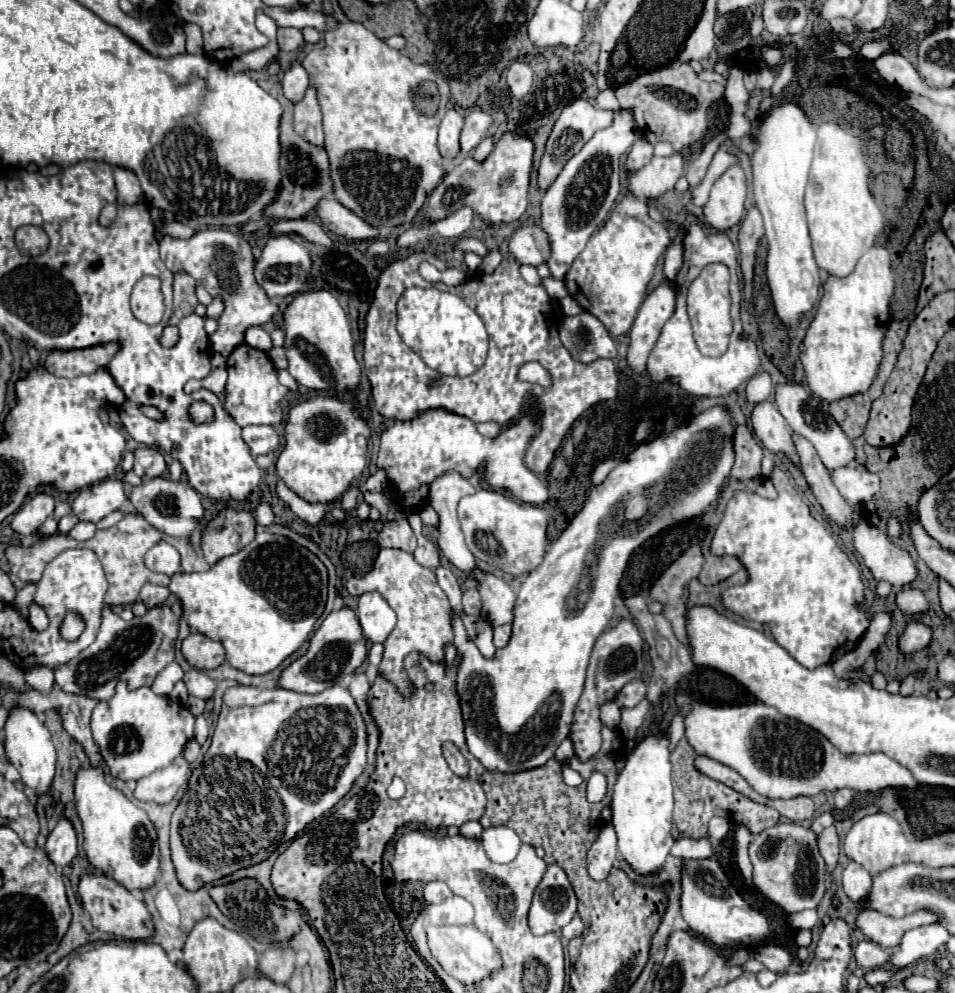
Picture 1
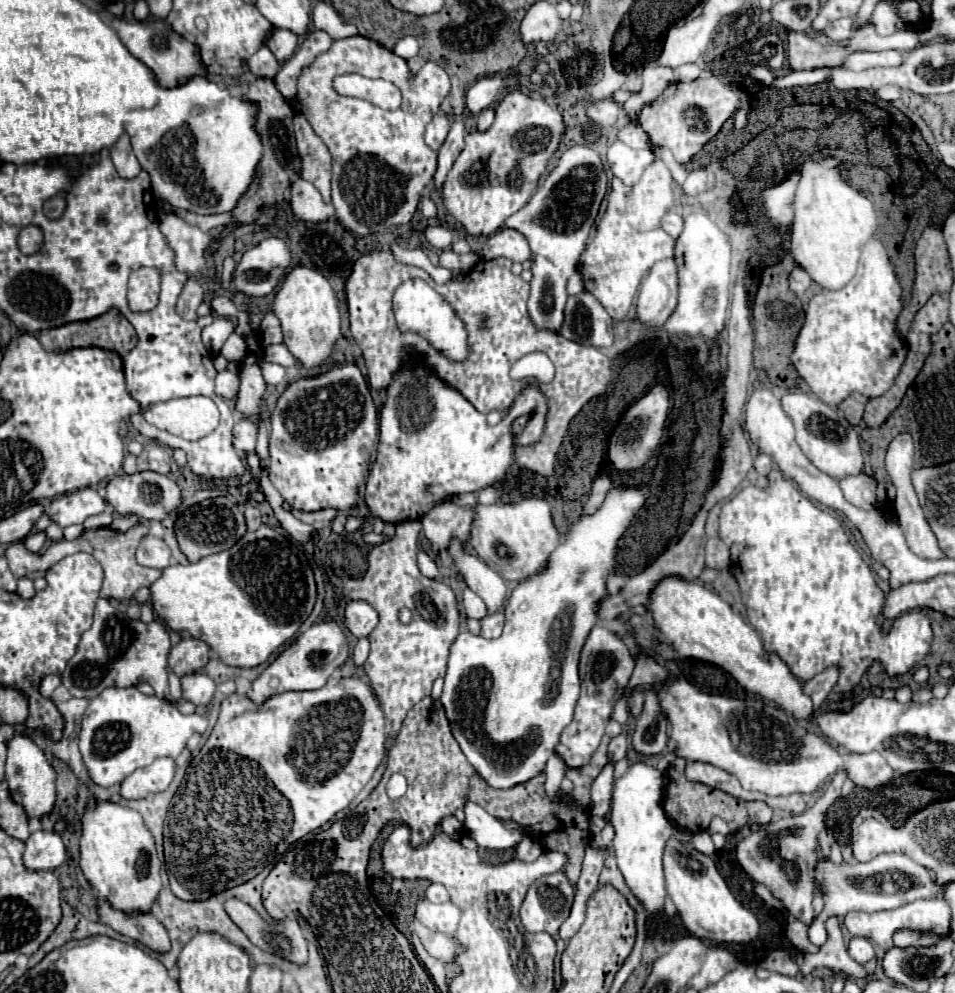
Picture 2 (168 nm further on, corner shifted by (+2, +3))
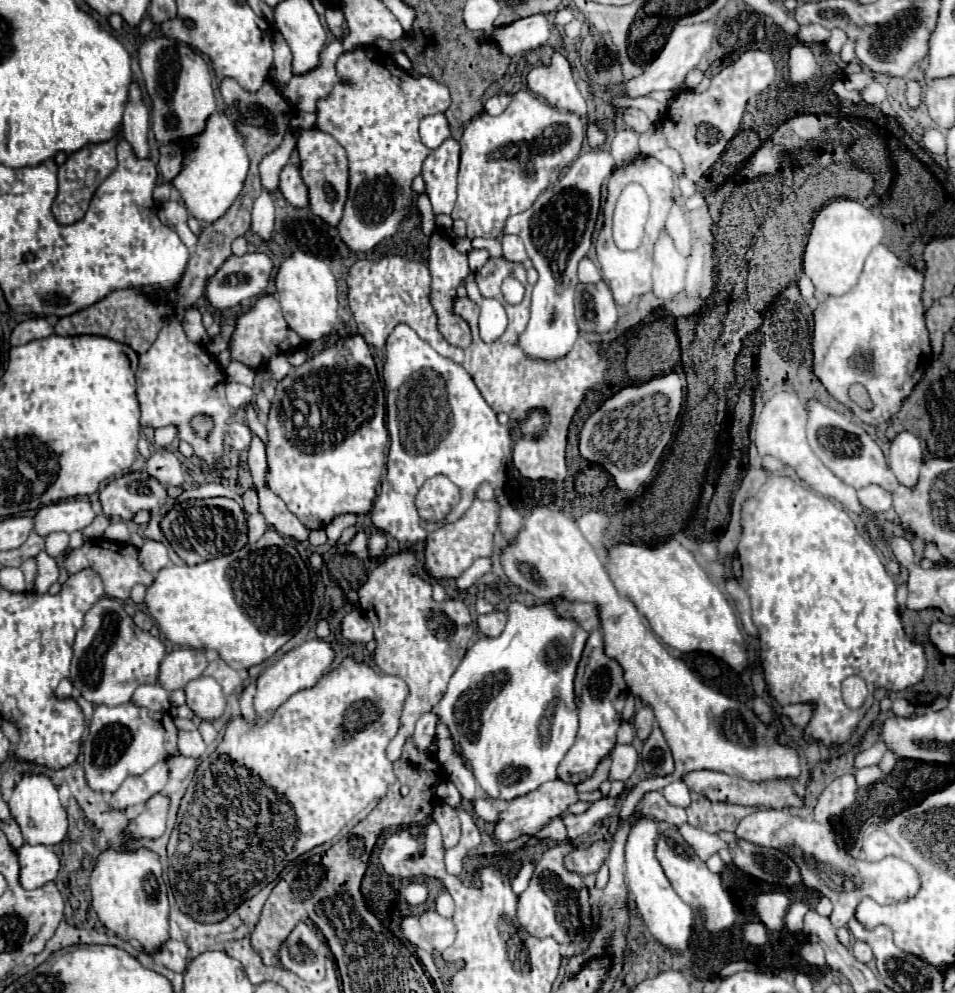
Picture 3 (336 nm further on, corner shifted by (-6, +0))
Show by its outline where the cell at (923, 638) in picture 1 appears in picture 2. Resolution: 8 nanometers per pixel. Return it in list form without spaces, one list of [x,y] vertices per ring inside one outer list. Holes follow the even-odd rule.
[[[774,469],[768,473],[768,487],[744,487],[722,505],[720,539],[734,541],[730,573],[736,577],[748,623],[758,631],[768,653],[778,653],[800,681],[808,681],[828,667],[838,665],[842,677],[834,685],[834,693],[850,693],[860,685],[862,675],[874,661],[880,661],[888,677],[898,677],[920,663],[932,643],[930,621],[920,611],[910,611],[894,621],[888,633],[878,625],[884,607],[884,591],[878,587],[874,573],[864,563],[860,551],[850,543],[842,523],[826,509],[818,509],[804,497],[796,485]]]

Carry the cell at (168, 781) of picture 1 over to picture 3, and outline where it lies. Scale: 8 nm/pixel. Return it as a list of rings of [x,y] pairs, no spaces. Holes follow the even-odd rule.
[[[154,764],[148,772],[140,776],[130,776],[122,782],[122,786],[114,792],[110,804],[114,808],[132,808],[136,804],[142,804],[150,800],[154,794],[160,794],[168,782],[170,770],[168,764]]]

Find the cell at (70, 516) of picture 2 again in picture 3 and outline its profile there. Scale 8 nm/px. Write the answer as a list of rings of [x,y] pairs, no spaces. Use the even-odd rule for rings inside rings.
[[[70,498],[56,504],[42,506],[36,520],[36,532],[40,536],[48,536],[50,532],[74,532],[86,528],[96,518],[96,512],[88,498]]]

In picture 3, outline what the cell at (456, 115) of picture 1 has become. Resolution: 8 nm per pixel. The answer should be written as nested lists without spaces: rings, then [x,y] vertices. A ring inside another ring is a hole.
[[[434,114],[434,116],[426,116],[420,124],[420,138],[422,144],[430,150],[438,148],[446,138],[450,138],[450,126],[444,114]]]

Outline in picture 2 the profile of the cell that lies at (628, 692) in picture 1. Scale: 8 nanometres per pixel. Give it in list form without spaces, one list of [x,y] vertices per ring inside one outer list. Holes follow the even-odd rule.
[[[634,689],[634,691],[632,691],[632,695],[630,695],[630,699],[628,699],[630,715],[632,715],[632,717],[638,717],[638,715],[640,715],[640,711],[642,711],[642,705],[644,705],[644,695],[642,695],[642,691]]]

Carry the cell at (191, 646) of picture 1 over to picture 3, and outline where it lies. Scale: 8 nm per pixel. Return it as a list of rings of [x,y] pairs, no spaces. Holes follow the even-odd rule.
[[[178,648],[172,650],[166,660],[162,660],[160,668],[160,686],[166,690],[184,688],[190,680],[200,678],[208,666],[208,658],[204,650],[196,648]]]

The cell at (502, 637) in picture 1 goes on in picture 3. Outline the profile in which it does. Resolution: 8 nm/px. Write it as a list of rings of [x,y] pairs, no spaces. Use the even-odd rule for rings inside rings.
[[[494,610],[490,614],[484,614],[484,616],[478,616],[478,628],[484,636],[490,636],[490,638],[496,638],[502,634],[506,626],[506,614],[500,612],[500,610]]]

